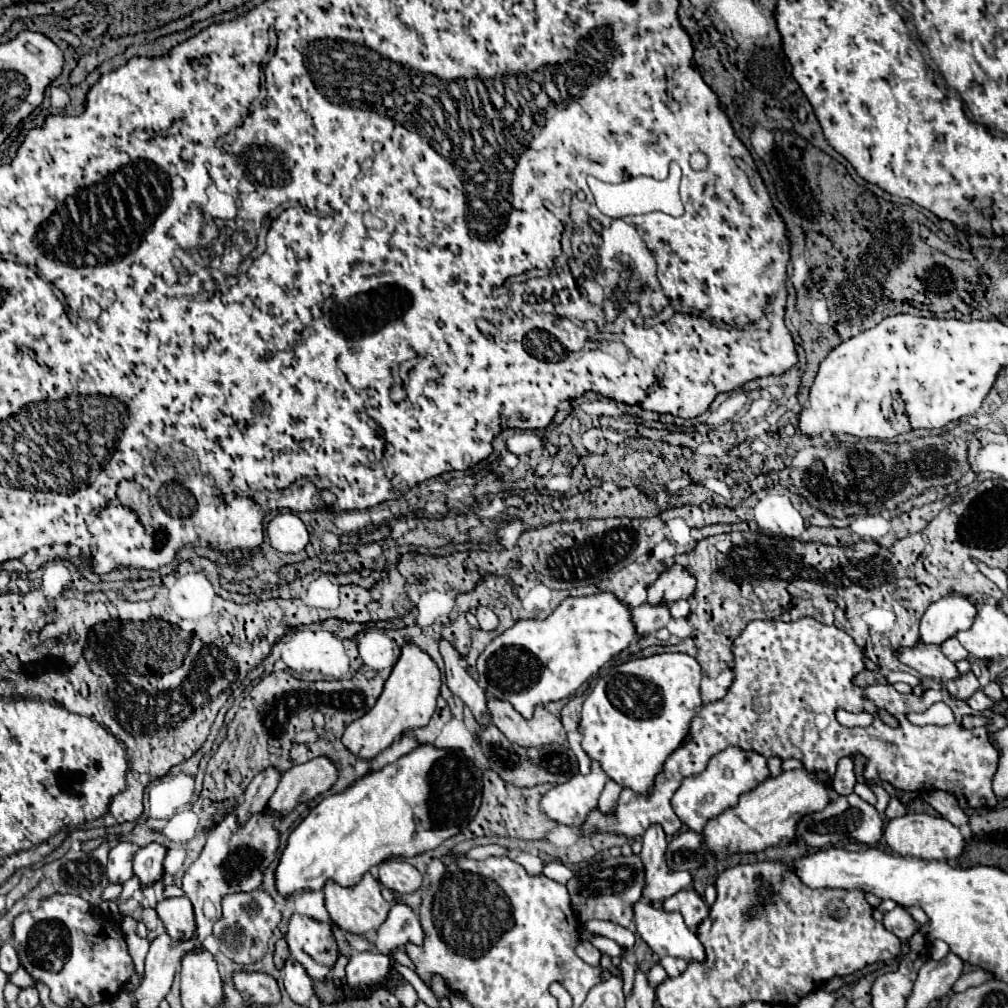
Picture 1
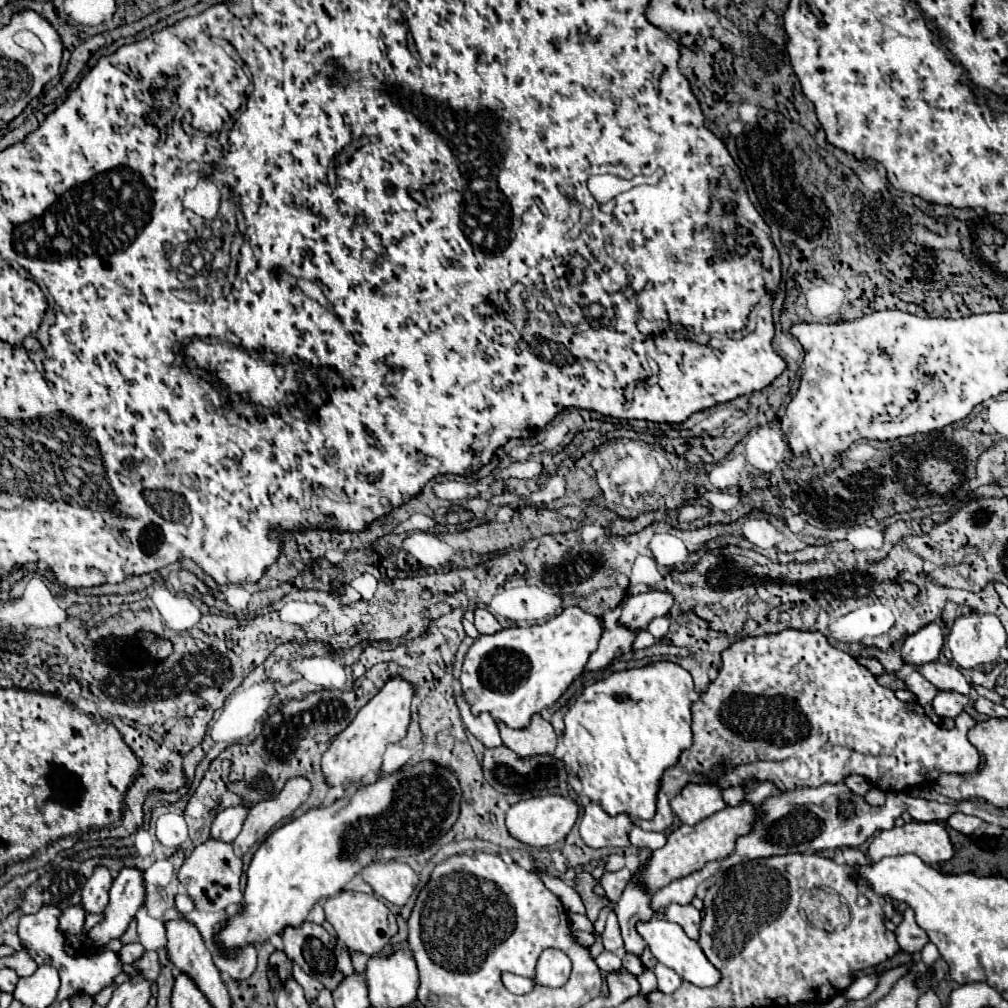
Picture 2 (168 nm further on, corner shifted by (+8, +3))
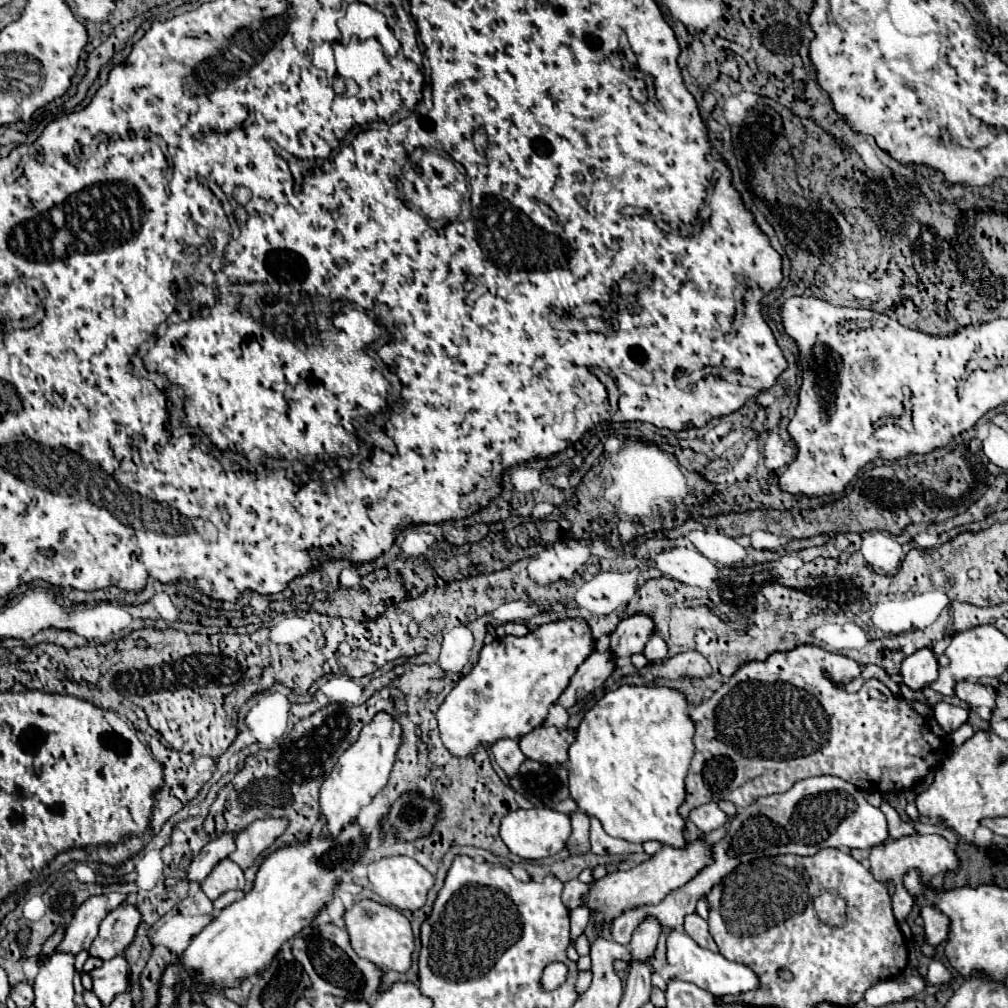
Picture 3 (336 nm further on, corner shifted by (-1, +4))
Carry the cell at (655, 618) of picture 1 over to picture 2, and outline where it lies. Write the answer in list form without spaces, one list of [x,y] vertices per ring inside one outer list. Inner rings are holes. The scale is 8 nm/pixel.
[[[616,624],[612,630],[604,632],[600,638],[598,650],[590,656],[590,662],[586,664],[586,672],[598,672],[598,670],[606,668],[612,660],[618,660],[630,648],[634,638],[636,638],[636,634],[620,624]]]

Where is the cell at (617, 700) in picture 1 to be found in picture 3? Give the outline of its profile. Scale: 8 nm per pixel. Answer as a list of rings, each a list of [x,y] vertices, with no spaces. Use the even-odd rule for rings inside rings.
[[[621,685],[615,691],[607,691],[589,711],[585,711],[581,725],[575,731],[575,743],[569,747],[569,791],[571,797],[575,799],[575,803],[579,805],[581,811],[585,811],[589,817],[597,817],[603,825],[603,829],[613,835],[613,837],[621,837],[633,843],[643,843],[649,839],[657,839],[663,845],[673,845],[673,847],[683,847],[685,839],[683,839],[683,817],[677,813],[677,807],[683,803],[685,799],[685,775],[689,769],[689,763],[695,755],[695,745],[693,745],[693,735],[695,735],[695,725],[689,717],[689,701],[687,695],[679,689],[669,689],[669,687],[655,687],[655,685]]]

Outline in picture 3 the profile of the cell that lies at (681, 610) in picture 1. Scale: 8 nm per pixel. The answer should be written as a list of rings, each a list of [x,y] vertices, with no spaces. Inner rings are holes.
[[[655,633],[655,635],[651,637],[651,641],[647,643],[647,647],[645,647],[643,653],[645,653],[645,657],[647,657],[649,661],[661,661],[661,659],[665,659],[665,657],[667,657],[667,643],[665,643],[663,635]]]

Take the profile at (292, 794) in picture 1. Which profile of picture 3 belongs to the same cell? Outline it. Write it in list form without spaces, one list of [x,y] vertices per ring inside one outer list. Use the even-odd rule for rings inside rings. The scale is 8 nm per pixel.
[[[265,817],[253,821],[237,835],[237,849],[229,855],[241,869],[247,869],[285,829],[287,817]]]

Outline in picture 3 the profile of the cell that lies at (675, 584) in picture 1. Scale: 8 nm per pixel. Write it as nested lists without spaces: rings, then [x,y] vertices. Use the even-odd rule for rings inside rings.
[[[635,613],[619,621],[617,629],[611,633],[611,649],[615,649],[615,659],[643,651],[653,633],[655,621],[649,613]]]

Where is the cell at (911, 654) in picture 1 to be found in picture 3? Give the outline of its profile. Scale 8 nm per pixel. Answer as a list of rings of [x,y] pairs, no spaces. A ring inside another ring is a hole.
[[[957,681],[955,685],[955,695],[969,703],[969,707],[977,707],[977,705],[985,705],[989,709],[995,707],[995,699],[991,695],[991,691],[981,685],[979,681]]]

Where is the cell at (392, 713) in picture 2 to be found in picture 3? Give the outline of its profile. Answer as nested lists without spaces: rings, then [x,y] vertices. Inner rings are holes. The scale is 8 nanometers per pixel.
[[[379,711],[361,729],[359,739],[333,765],[333,771],[321,785],[321,795],[319,795],[321,813],[327,817],[327,823],[329,823],[327,831],[333,837],[337,837],[343,825],[353,821],[359,815],[359,811],[371,803],[375,793],[387,785],[389,771],[395,761],[395,753],[401,747],[401,735],[403,735],[403,727],[399,719],[393,713]]]

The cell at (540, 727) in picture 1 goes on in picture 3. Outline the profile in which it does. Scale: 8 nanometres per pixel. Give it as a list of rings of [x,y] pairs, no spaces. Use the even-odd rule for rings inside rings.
[[[539,725],[539,729],[533,729],[531,733],[519,739],[519,747],[525,753],[525,757],[547,765],[565,763],[569,745],[569,733],[553,725]]]

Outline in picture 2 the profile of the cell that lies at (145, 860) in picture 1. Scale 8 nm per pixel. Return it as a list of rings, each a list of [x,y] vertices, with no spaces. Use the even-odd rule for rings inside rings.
[[[122,868],[122,872],[110,888],[110,902],[104,910],[104,920],[98,922],[88,934],[90,944],[98,948],[104,946],[108,940],[120,938],[142,904],[142,872],[136,868]]]

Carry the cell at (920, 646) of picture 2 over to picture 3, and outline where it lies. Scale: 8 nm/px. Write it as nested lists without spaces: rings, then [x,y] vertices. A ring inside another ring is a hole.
[[[923,647],[923,649],[911,653],[903,661],[903,665],[901,665],[903,683],[911,689],[923,689],[931,681],[935,681],[937,669],[939,669],[939,663],[937,663],[937,657],[935,657],[933,649]]]

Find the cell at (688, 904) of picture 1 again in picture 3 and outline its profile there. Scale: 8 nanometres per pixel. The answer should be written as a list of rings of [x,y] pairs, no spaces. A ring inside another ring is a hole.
[[[691,913],[685,917],[685,931],[691,935],[691,939],[695,943],[699,943],[701,947],[709,949],[709,951],[717,951],[717,945],[713,941],[713,937],[709,935],[709,929],[707,929],[707,921],[701,919],[697,913]]]

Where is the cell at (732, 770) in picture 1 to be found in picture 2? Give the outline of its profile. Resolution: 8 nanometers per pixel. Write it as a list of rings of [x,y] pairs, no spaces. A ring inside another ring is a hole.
[[[688,784],[670,802],[670,806],[682,824],[698,824],[700,820],[726,808],[722,792],[710,784]]]

